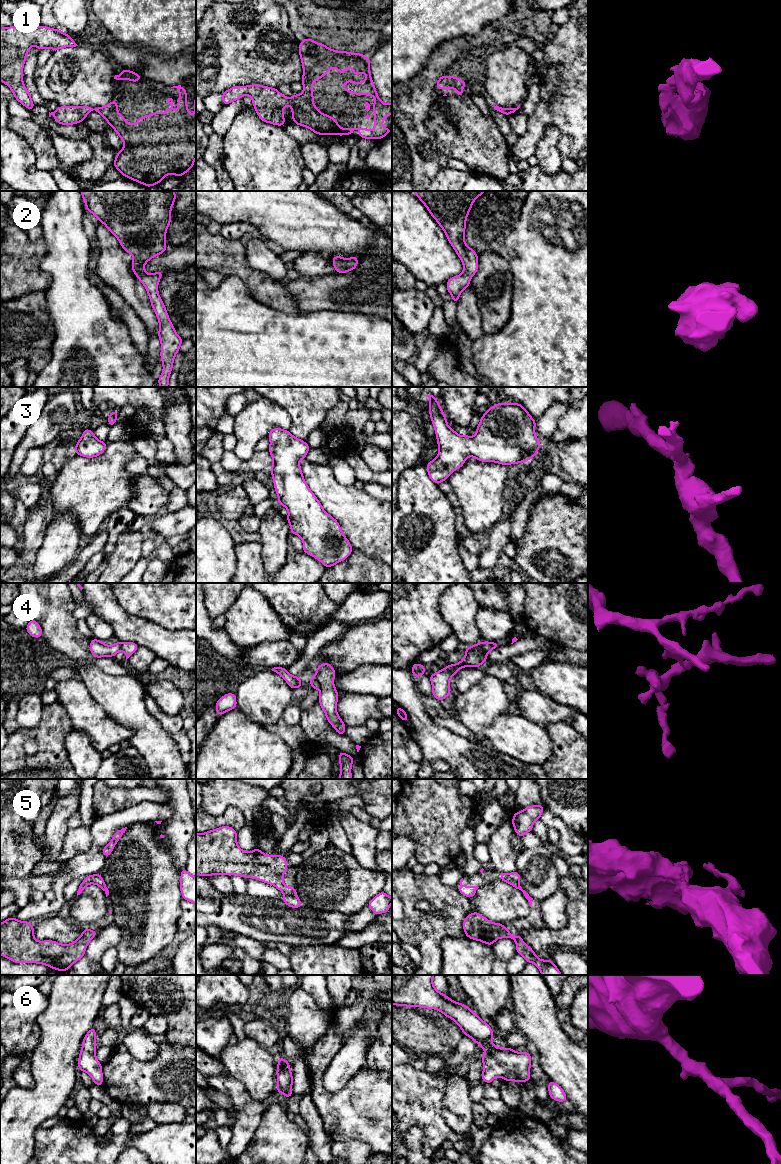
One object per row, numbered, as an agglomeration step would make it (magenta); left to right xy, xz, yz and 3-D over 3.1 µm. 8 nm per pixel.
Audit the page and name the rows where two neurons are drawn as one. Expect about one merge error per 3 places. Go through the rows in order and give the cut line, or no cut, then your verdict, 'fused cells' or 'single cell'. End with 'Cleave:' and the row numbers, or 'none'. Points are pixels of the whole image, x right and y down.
1: no cut; single cell
2: no cut; single cell
3: no cut; single cell
4: cut in xz along (314, 675), (320, 689); fused cells
5: cut in xz along (296, 896), (284, 897); fused cells
6: no cut; single cell
Cleave: 4, 5

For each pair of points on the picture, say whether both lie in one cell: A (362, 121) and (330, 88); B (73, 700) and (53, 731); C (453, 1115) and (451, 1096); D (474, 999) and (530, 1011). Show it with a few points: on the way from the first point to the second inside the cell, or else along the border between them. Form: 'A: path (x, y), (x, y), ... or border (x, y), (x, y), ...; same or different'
A: path (354, 113), (337, 96); same
B: border (58, 701), (67, 714), (73, 728); different
C: path (453, 1110), (453, 1101); same
D: border (509, 985), (510, 996); different

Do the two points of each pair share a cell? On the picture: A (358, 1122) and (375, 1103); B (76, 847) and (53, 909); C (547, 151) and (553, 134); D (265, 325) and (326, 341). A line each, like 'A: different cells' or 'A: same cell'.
A: same cell
B: different cells
C: same cell
D: same cell

